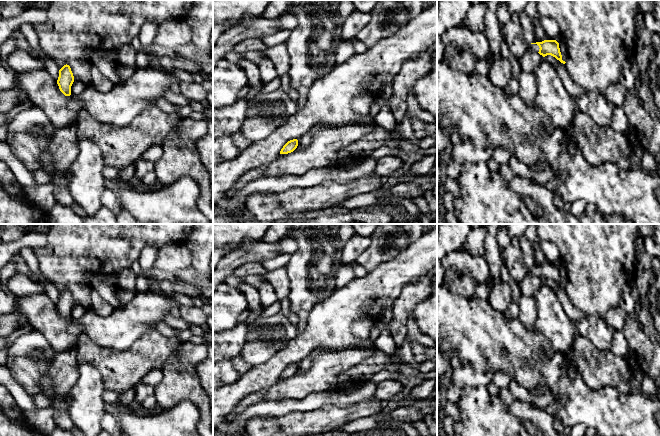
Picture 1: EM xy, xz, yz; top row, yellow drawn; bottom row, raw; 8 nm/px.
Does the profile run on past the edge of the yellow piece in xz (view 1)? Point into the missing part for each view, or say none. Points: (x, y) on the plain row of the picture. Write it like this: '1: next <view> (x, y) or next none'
1: next none

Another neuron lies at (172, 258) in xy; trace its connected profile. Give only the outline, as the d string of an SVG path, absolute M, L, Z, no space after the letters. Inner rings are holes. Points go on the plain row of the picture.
M185 242L164 245L159 253L154 267L165 272L176 273L191 267L192 255Z

